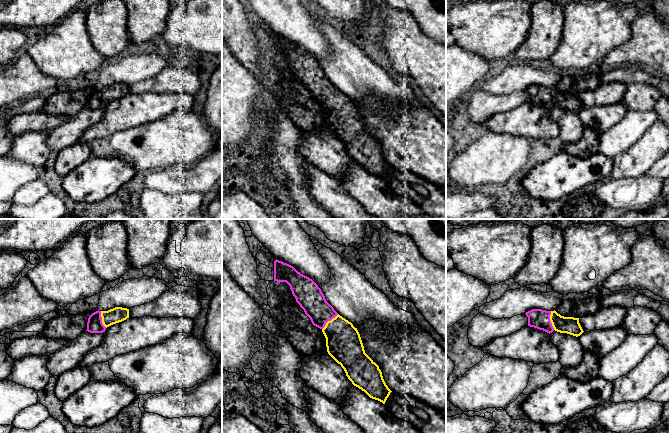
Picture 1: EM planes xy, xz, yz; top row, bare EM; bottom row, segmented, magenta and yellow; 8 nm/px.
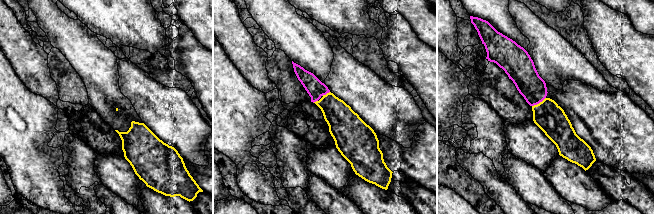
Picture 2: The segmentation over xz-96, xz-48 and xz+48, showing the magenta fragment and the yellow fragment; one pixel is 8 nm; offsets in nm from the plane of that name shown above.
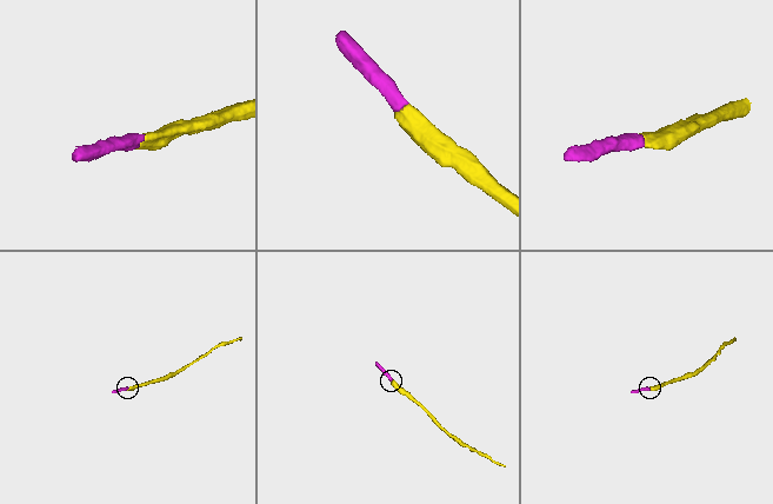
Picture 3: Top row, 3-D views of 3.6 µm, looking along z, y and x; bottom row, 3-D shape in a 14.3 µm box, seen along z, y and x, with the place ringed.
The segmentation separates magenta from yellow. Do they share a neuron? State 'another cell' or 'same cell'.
same cell

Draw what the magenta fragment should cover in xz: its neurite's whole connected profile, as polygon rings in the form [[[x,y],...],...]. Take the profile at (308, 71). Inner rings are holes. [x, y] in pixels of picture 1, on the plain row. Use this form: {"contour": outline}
{"contour": [[[276,35],[274,57],[286,58],[290,62],[296,78],[310,94],[312,100],[322,106],[326,114],[328,130],[341,141],[352,160],[364,167],[370,174],[385,180],[392,167],[386,161],[379,142],[365,129],[357,104],[334,86],[312,55],[298,48],[293,42]]]}

